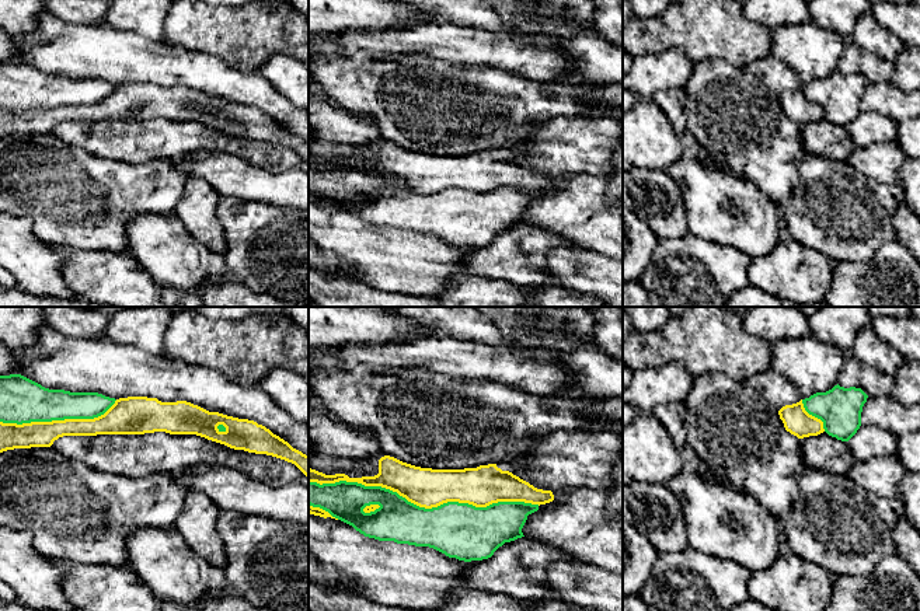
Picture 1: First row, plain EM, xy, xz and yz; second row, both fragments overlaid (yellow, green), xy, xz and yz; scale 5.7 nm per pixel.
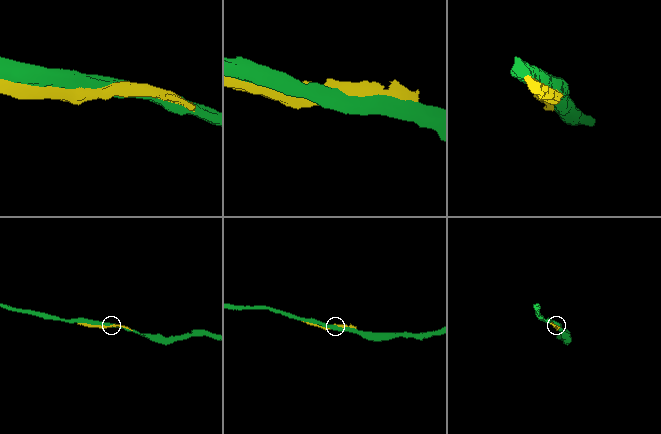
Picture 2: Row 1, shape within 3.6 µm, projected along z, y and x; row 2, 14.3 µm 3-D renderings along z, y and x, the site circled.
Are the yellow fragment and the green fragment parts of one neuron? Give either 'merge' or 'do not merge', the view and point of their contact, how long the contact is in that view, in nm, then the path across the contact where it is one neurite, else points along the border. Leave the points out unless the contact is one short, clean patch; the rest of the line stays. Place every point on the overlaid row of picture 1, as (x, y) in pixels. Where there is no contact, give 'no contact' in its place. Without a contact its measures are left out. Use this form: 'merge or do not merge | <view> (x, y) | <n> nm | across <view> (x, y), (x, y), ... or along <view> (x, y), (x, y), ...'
do not merge | xz (424, 506) | 1300 nm

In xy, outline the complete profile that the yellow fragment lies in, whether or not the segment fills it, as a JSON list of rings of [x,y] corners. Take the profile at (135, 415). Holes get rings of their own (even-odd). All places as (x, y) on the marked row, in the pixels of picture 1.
[[[119,398],[94,419],[52,422],[0,422],[0,453],[14,448],[50,447],[63,436],[196,434],[234,450],[266,454],[295,464],[309,476],[309,455],[254,420],[209,412],[187,401],[161,402],[157,398]]]

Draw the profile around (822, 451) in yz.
[[[826,432],[801,439],[802,462],[830,474],[847,475],[857,462],[847,441],[837,440]]]

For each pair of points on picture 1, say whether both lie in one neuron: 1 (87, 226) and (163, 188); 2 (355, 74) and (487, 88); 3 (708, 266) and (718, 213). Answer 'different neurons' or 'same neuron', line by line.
1: same neuron
2: same neuron
3: different neurons

